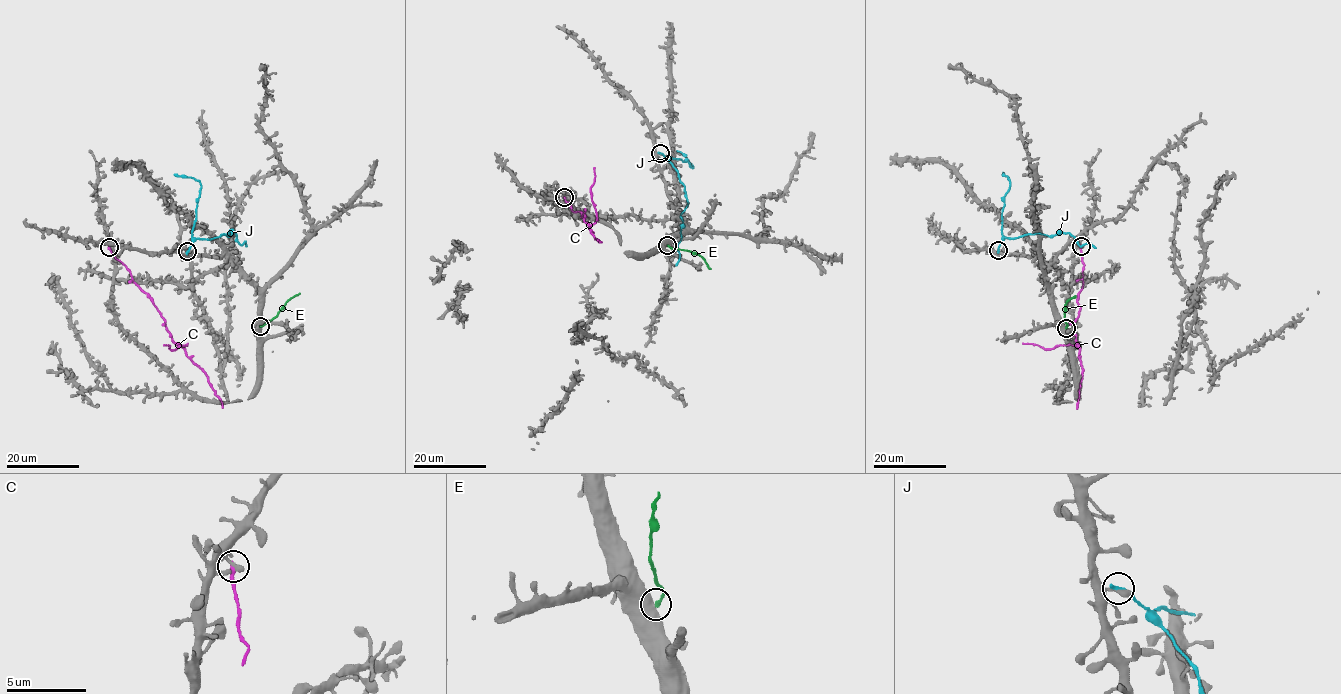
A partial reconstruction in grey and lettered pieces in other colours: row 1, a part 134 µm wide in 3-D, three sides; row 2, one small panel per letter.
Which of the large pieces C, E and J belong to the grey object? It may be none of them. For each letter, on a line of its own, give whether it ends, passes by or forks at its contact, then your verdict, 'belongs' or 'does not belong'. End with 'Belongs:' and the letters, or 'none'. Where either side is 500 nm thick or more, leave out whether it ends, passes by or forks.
C: it ends there; belongs
E: does not belong
J: it ends there; does not belong
Belongs: C

